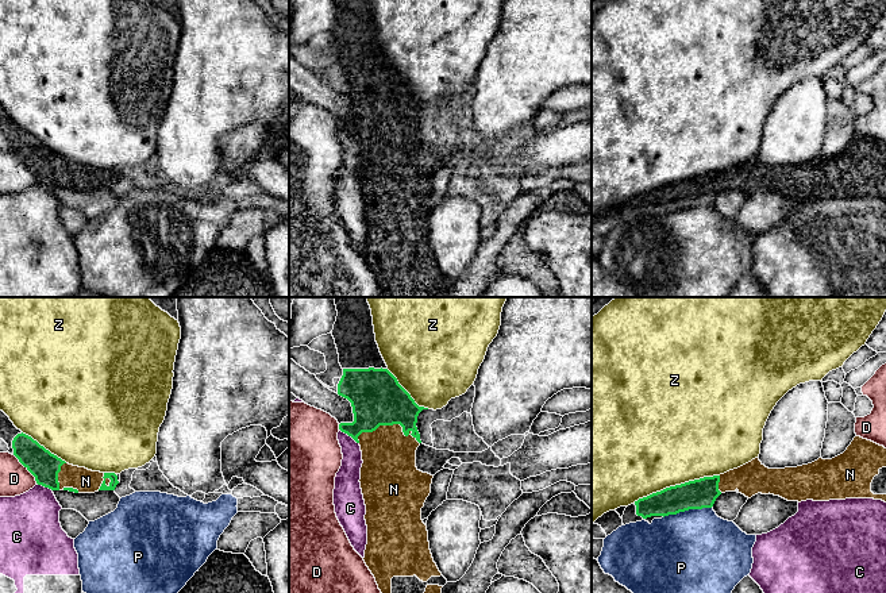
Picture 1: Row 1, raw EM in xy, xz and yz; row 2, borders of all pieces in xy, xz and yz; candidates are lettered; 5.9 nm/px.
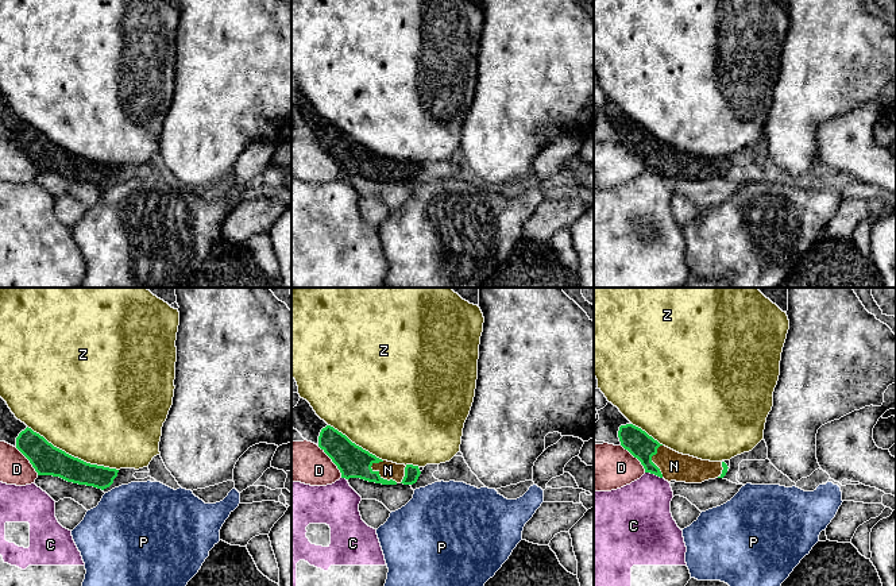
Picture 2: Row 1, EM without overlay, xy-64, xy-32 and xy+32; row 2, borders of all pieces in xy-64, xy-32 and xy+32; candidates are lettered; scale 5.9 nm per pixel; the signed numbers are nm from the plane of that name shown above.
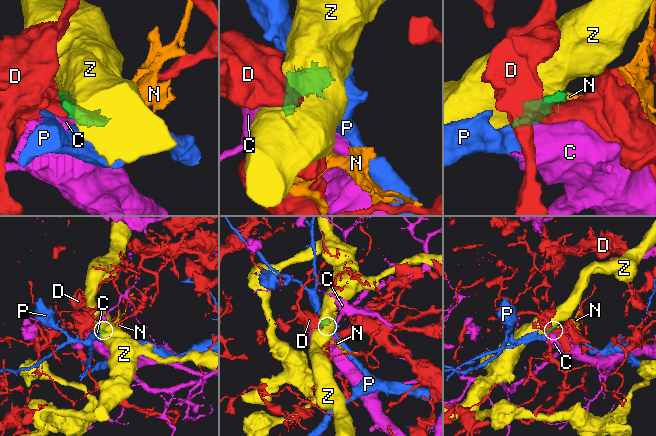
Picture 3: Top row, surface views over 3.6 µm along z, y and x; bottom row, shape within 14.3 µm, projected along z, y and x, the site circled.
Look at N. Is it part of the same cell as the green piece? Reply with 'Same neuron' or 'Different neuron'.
Same neuron

